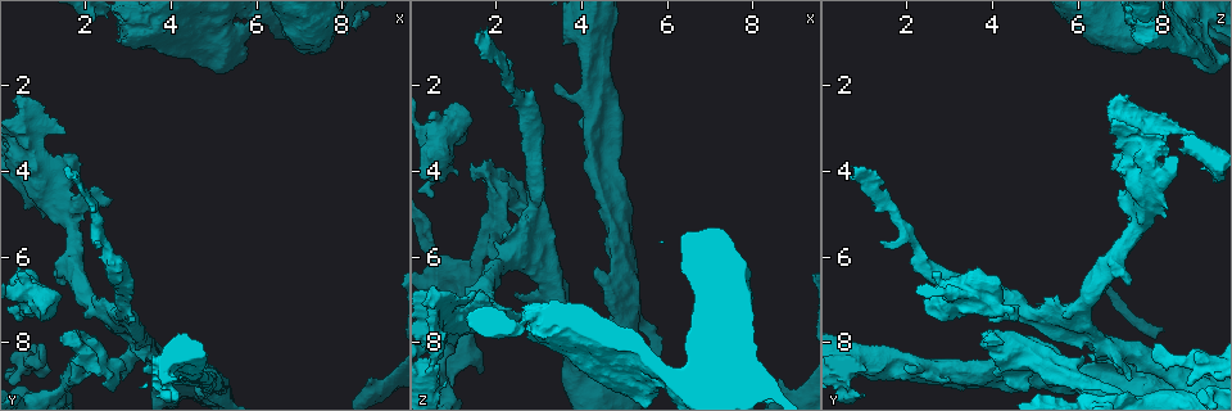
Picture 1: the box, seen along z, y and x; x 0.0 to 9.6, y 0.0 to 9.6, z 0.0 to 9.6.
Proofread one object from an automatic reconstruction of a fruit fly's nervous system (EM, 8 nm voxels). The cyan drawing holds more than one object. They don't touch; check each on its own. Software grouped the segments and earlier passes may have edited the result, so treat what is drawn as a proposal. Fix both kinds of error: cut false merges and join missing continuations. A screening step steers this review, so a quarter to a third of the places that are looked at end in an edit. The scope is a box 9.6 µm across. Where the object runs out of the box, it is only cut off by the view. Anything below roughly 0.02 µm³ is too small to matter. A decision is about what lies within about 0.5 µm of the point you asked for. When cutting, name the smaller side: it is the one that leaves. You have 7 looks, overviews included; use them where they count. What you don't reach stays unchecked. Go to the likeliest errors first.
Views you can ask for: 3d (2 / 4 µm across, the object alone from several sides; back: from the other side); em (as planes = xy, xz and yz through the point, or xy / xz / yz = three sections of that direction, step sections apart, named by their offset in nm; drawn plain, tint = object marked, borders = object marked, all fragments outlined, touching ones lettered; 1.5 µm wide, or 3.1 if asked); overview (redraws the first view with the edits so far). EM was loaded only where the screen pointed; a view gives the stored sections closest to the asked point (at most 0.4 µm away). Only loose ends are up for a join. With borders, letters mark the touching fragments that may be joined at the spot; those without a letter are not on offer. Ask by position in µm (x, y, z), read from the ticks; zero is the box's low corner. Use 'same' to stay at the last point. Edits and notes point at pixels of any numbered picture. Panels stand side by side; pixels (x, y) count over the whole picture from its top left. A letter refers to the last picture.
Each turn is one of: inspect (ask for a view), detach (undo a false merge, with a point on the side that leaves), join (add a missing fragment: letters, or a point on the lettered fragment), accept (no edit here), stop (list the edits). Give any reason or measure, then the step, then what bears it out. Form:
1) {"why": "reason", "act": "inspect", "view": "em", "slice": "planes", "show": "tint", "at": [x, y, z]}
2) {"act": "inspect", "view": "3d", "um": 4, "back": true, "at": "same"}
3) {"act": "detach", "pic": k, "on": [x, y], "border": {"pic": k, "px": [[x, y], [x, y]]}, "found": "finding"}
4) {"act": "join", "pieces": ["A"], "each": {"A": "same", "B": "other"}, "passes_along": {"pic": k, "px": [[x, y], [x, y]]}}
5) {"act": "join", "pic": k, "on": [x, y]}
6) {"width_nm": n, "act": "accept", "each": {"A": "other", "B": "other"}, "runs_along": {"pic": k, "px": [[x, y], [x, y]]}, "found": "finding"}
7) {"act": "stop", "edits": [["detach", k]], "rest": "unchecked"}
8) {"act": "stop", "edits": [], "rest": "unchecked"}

{"act": "inspect", "view": "em", "slice": "xy", "step": 8, "show": "tint", "at": [2.65, 9.00, 4.85]}

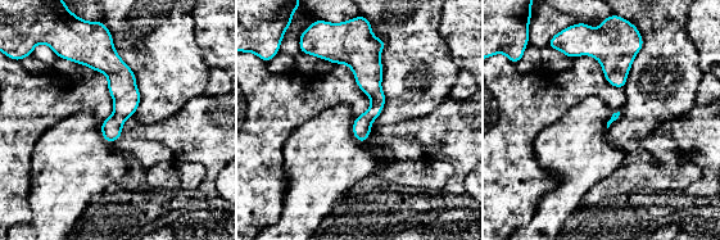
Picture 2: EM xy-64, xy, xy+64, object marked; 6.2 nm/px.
{"act": "inspect", "view": "em", "slice": "xy", "step": 8, "show": "borders", "at": "same"}

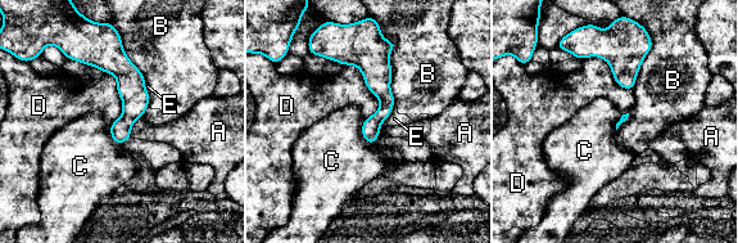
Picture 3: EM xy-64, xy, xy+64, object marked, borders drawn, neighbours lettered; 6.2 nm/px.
{"longest_contact_nm": ["B", 440], "act": "accept", "each": {"A": "other", "B": "other", "C": "other", "D": "other", "E": "other"}, "border": {"pic": 3, "px": [[363, 118], [362, 136], [371, 145]]}, "found": "no lettered fragment goes on from it"}

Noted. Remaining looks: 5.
{"why": "free end", "act": "inspect", "view": "3d", "um": 4, "back": true, "at": [1.65, 3.85, 0.80]}

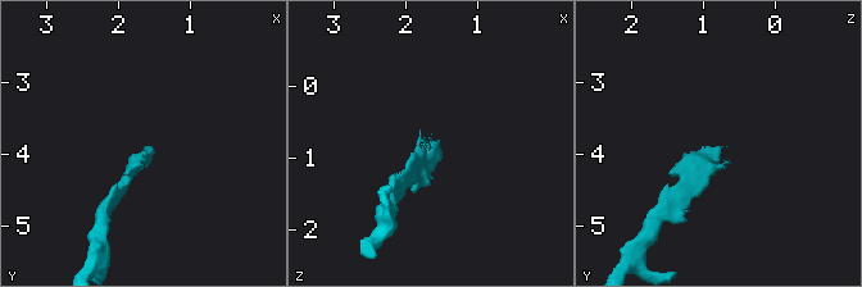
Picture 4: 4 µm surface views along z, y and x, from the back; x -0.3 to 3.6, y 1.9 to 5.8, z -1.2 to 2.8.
{"why": "now the EM", "act": "inspect", "view": "em", "slice": "yz", "step": 8, "show": "borders", "at": [1.65, 3.95, 0.80]}

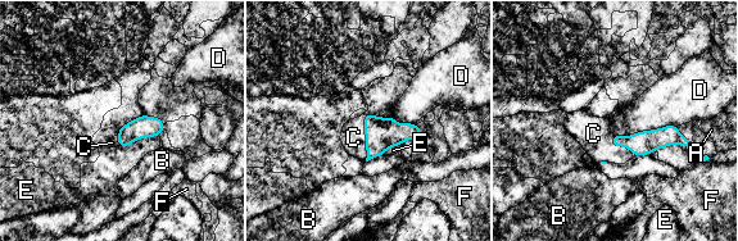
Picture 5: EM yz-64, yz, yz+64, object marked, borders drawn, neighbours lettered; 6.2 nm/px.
{"act": "join", "pieces": ["C"], "each": {"A": "other", "B": "other", "C": "same", "D": "other", "E": "other", "F": "other"}, "passes_along": {"pic": 5, "px": [[381, 133], [366, 137], [353, 137]]}, "found": "the neuron continues"}

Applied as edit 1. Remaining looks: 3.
{"act": "inspect", "view": "overview"}

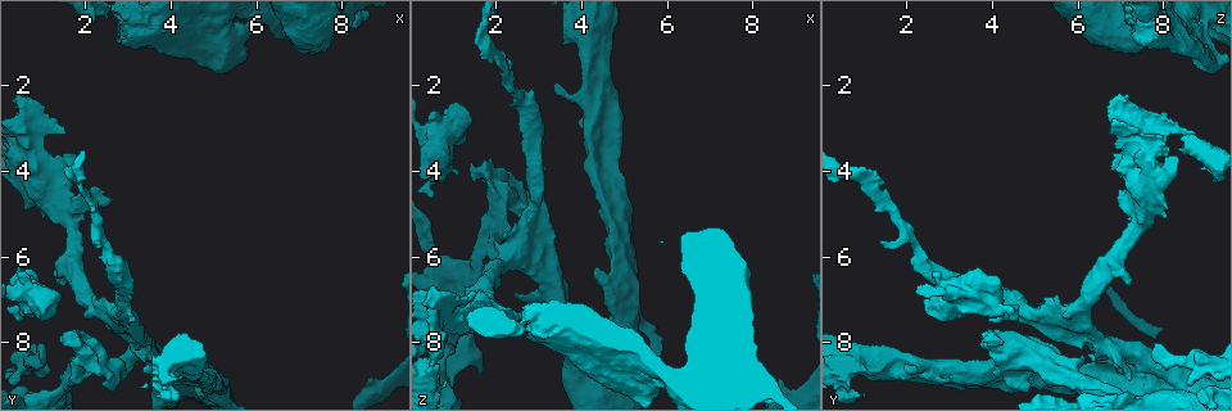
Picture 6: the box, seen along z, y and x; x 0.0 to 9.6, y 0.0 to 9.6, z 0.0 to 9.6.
{"why": "branch stops here", "act": "inspect", "view": "em", "slice": "planes", "show": "tint", "at": [2.65, 4.70, 7.40]}

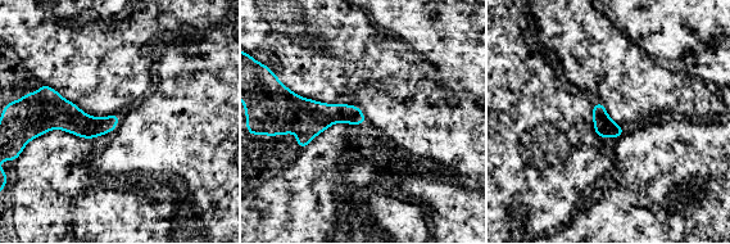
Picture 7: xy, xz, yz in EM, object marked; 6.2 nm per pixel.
{"act": "inspect", "view": "em", "slice": "planes", "show": "borders", "at": "same"}

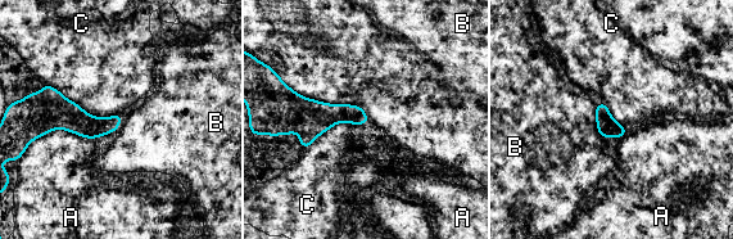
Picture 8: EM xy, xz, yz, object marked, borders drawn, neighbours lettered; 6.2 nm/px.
{"act": "accept", "each": {"A": "other", "B": "other", "C": "other"}, "border": {"pic": 8, "px": [[290, 86], [357, 104], [370, 122]]}, "found": "none of them fits"}

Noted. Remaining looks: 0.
{"act": "stop", "edits": [["join", 5]], "rest": "unchecked"}

